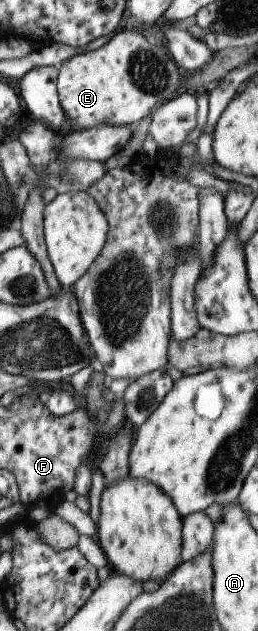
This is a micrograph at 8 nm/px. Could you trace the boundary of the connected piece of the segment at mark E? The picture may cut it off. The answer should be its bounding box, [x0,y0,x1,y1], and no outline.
[58,31,184,129]

